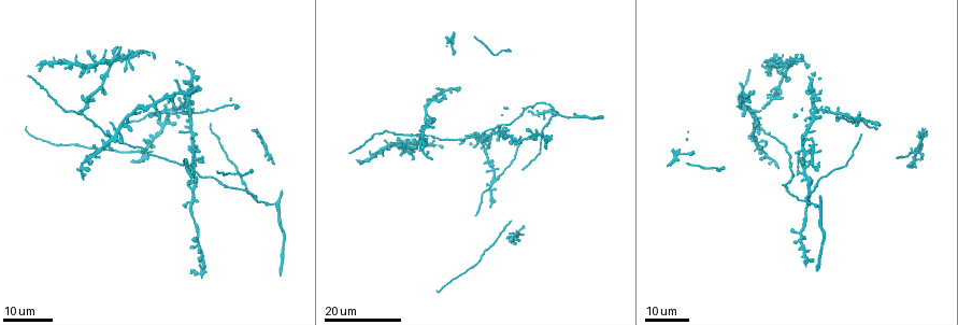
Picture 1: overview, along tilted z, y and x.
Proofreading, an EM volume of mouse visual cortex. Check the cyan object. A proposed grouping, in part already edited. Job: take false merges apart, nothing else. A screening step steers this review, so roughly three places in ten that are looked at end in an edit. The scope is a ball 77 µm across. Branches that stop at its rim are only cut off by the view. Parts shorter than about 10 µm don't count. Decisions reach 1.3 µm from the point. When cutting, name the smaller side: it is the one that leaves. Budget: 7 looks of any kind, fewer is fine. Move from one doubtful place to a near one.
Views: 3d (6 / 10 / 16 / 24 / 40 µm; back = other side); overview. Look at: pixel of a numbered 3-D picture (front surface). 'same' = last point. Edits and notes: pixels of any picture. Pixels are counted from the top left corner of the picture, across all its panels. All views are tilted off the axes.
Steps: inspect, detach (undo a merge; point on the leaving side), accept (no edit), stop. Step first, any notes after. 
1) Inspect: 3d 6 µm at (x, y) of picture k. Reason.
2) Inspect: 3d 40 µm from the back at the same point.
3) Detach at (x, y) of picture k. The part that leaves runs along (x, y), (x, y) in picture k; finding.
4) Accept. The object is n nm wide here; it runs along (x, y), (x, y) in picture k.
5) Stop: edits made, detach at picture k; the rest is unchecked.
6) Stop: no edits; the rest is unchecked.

Inspect: 3d 24 µm at (817, 107) of picture 1. Four or more arms meet.

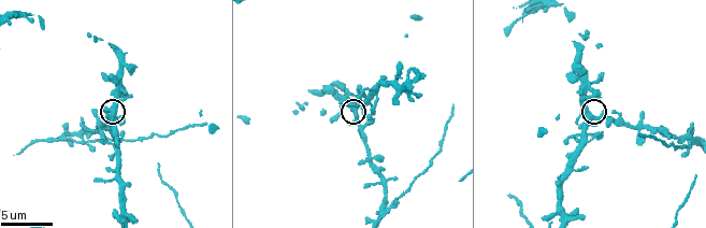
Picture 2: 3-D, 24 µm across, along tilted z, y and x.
Inspect: 3d 6 µm at (592, 119) of picture 2. Zoom in.

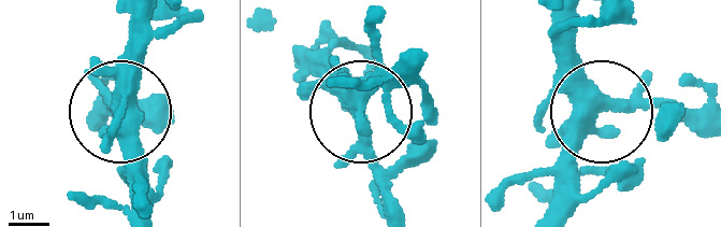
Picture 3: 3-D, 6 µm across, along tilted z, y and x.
Accept. It runs along (401, 56), (366, 74), (351, 109), (319, 56) in picture 3; all the same neuron.

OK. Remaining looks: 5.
Inspect: 3d 24 µm at (497, 126) of picture 1. A fork.

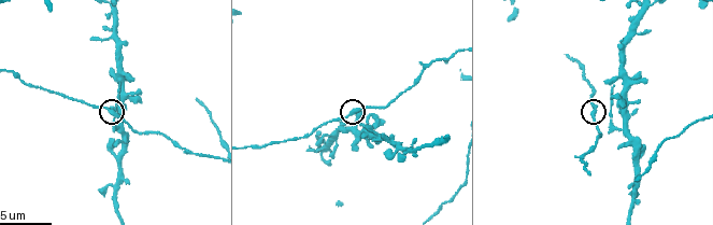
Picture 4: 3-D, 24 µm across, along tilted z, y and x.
Inspect: 3d 10 µm at (352, 112) of picture 4.

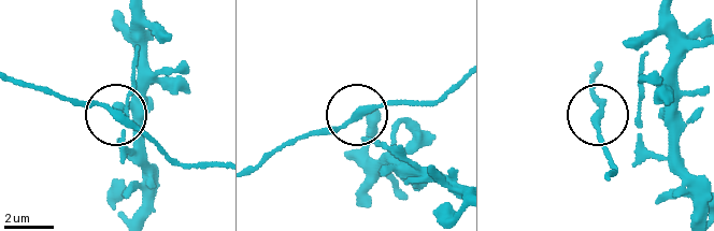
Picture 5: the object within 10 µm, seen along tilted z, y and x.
Accept. It runs along (405, 159), (383, 145), (360, 116), (386, 104), (433, 105) in picture 5; all the same neuron.

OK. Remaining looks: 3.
Inspect: 3d 24 µm at (154, 104) of picture 1. Four-way junction.

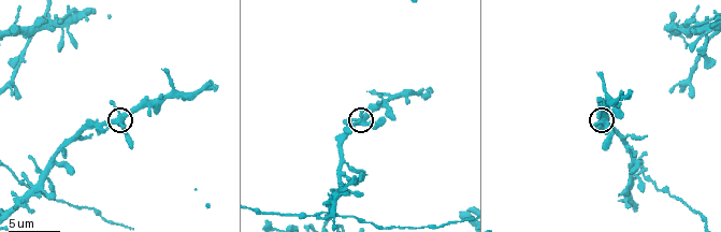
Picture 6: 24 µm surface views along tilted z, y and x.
Inspect: 3d 10 µm at (124, 120) of picture 6.

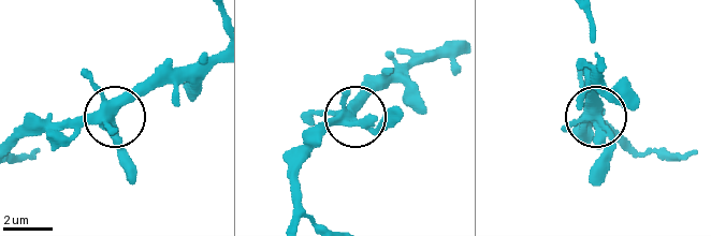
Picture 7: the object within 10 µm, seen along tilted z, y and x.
Accept. 4 arms meet here; it runs along (13, 145), (73, 120), (112, 116), (157, 84) in picture 7; one neuron here.

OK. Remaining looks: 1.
Stop: no edits; the rest is unchecked.

